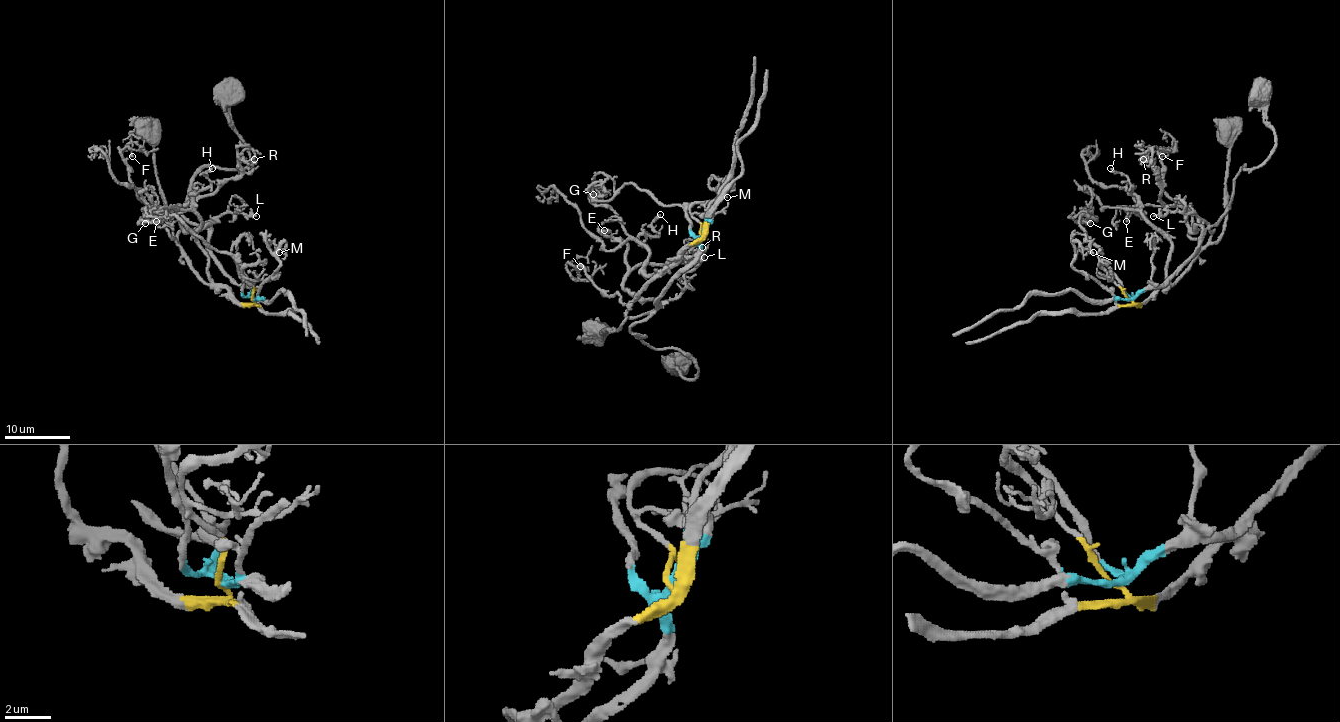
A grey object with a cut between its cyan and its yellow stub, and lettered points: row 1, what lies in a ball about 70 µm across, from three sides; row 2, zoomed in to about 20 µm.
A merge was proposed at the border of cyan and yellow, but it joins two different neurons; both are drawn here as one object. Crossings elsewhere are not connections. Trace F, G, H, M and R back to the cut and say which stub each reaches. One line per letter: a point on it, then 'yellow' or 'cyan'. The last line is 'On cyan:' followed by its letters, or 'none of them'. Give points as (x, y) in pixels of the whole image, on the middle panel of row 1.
F: place (580, 266); yellow
G: place (593, 194); cyan
H: place (660, 214); yellow
M: place (727, 197); cyan
R: place (702, 247); cyan
On cyan: G, M, R

